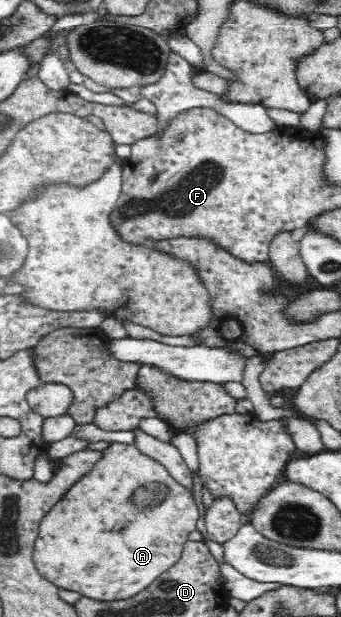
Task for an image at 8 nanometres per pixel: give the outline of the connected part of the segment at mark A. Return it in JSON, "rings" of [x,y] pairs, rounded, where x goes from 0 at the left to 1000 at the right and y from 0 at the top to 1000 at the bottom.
{"rings":[[[331,716],[326,723],[302,731],[299,744],[276,754],[267,767],[249,770],[232,781],[208,789],[182,812],[173,812],[135,838],[123,840],[114,849],[111,865],[100,877],[100,914],[111,922],[114,930],[150,947],[167,950],[173,956],[191,955],[232,961],[243,968],[261,968],[284,974],[343,974],[378,971],[402,964],[419,955],[437,951],[460,935],[487,929],[490,922],[507,919],[516,909],[534,898],[537,882],[554,877],[554,864],[575,862],[572,849],[587,838],[587,828],[572,815],[572,806],[554,791],[528,786],[501,770],[493,762],[466,752],[455,744],[411,734],[393,721],[367,718]]]}

